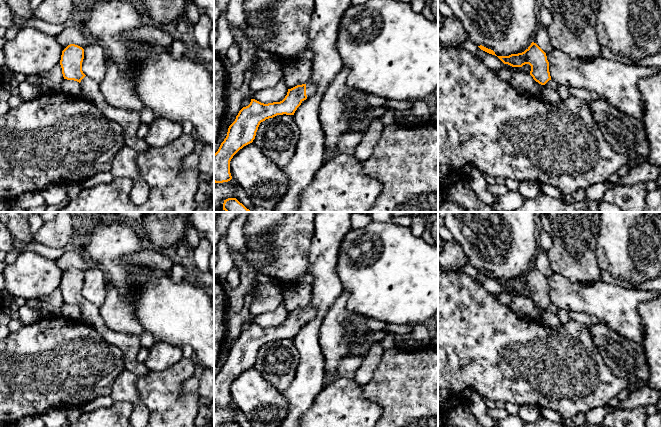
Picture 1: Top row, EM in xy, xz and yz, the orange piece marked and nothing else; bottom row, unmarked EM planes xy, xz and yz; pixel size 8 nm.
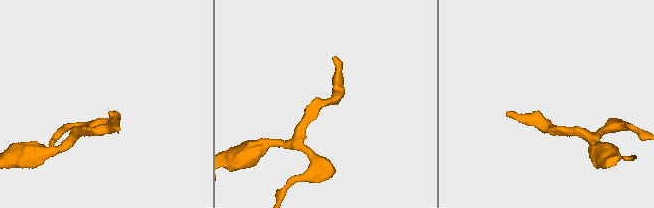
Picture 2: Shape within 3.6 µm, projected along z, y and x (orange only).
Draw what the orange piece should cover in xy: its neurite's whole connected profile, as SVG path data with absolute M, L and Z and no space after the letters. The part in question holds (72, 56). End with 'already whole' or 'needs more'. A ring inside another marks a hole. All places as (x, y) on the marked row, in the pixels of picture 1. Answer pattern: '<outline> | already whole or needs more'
M70 44L62 51L60 65L64 79L79 82L82 95L97 105L108 119L118 123L123 128L125 144L137 153L145 152L150 147L144 139L137 137L140 113L115 108L108 104L100 91L99 83L83 73L83 59L84 49L78 45Z | needs more

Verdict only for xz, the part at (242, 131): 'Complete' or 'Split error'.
Split error

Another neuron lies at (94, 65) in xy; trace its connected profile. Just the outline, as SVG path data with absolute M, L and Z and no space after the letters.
M92 43L84 48L82 71L87 77L100 83L107 71L106 50L97 43Z

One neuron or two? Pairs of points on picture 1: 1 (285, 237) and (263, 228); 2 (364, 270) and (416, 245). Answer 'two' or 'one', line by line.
1: two
2: one

